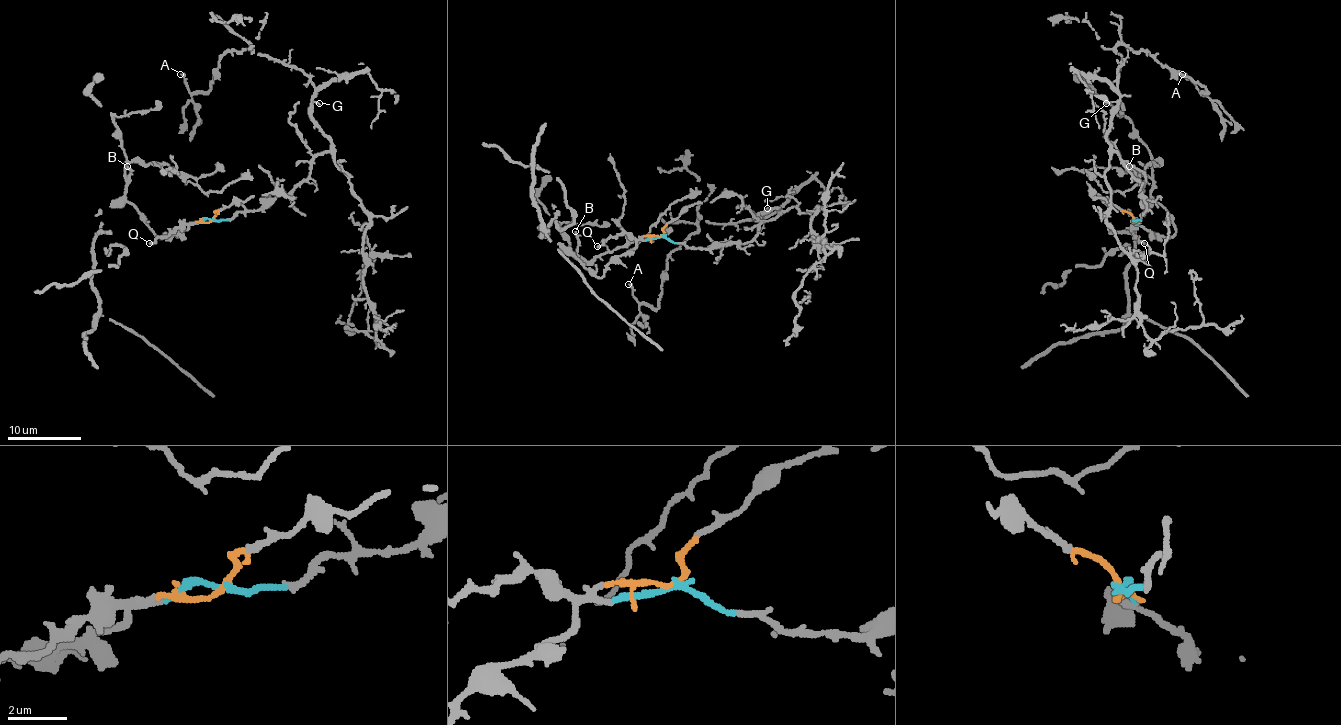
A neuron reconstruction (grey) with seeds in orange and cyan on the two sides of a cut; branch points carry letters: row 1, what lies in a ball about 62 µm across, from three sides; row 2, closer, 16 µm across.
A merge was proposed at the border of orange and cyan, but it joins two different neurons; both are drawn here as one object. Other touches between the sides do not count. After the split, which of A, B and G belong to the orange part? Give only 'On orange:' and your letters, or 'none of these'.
On orange: B

